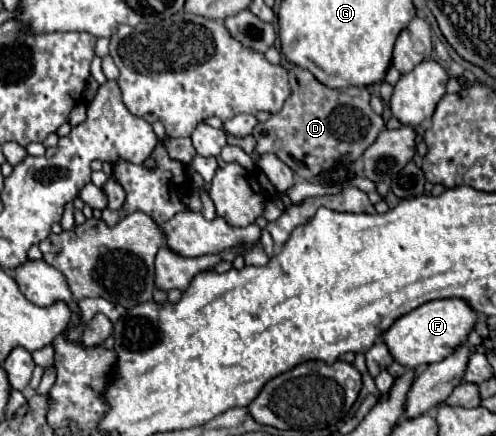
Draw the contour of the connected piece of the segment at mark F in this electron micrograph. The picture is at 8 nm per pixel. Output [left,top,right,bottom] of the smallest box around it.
[384,298,480,370]

